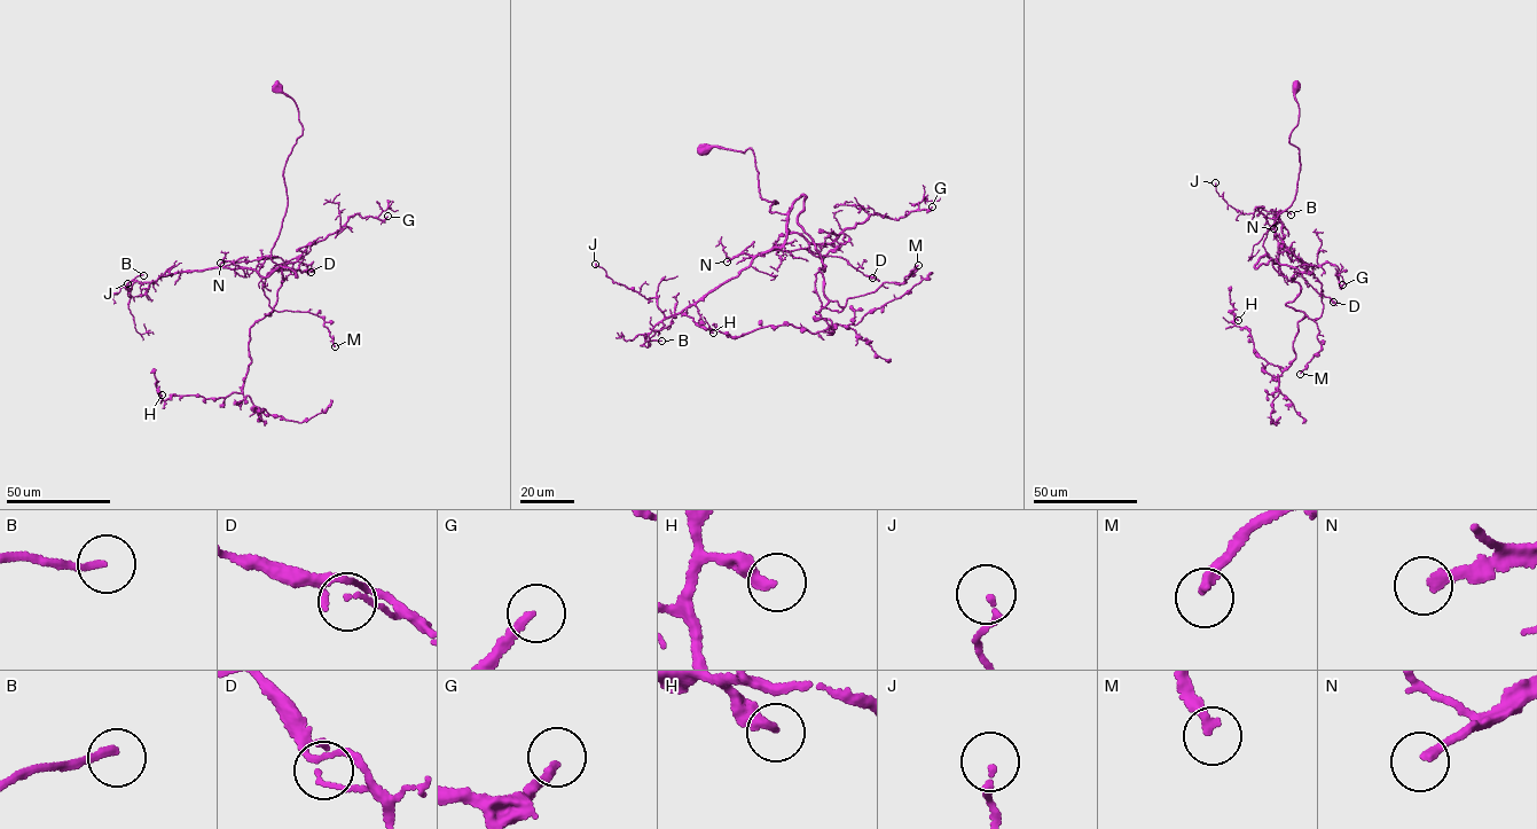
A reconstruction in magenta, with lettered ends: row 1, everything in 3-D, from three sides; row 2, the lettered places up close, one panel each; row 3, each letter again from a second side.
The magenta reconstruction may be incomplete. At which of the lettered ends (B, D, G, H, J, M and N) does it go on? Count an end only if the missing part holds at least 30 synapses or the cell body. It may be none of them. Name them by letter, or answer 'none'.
G, M, N

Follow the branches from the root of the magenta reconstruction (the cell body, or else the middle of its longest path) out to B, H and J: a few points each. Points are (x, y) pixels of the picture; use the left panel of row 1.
B: (276, 87), (303, 127), (283, 171), (288, 203), (271, 256), (279, 267), (132, 281), (143, 275)
H: (276, 87), (303, 130), (271, 258), (297, 276), (283, 267), (273, 311), (250, 328), (241, 392), (162, 395)
J: (276, 87), (303, 127), (283, 171), (279, 267), (180, 272), (133, 297), (127, 283)

